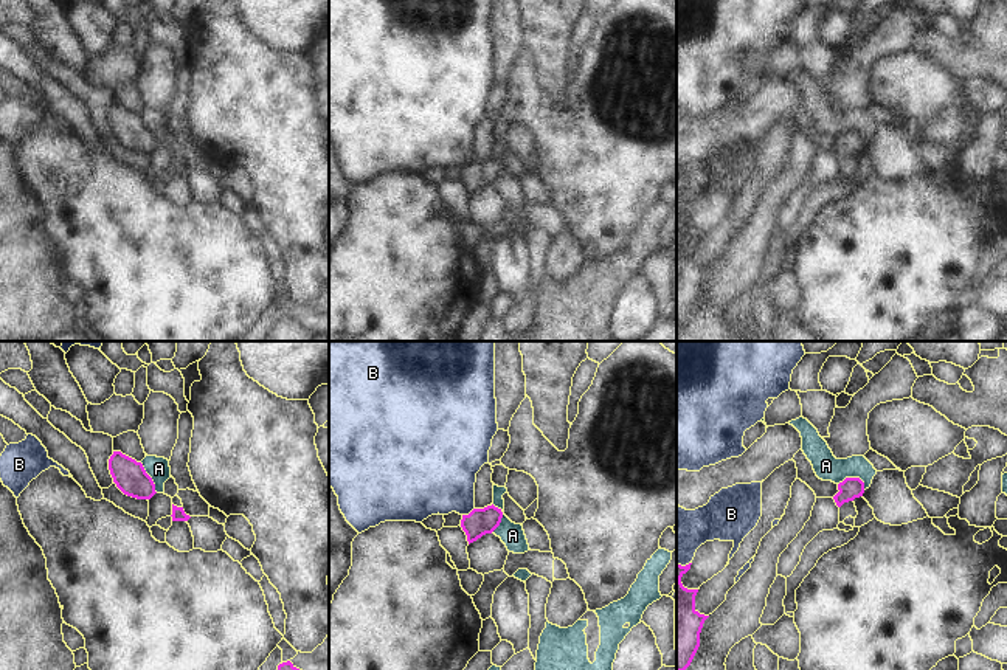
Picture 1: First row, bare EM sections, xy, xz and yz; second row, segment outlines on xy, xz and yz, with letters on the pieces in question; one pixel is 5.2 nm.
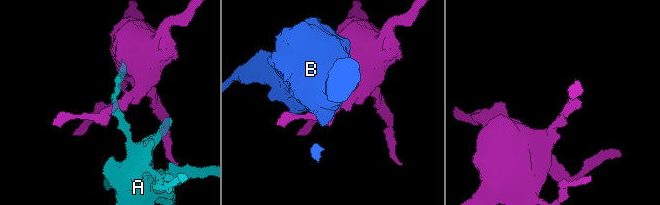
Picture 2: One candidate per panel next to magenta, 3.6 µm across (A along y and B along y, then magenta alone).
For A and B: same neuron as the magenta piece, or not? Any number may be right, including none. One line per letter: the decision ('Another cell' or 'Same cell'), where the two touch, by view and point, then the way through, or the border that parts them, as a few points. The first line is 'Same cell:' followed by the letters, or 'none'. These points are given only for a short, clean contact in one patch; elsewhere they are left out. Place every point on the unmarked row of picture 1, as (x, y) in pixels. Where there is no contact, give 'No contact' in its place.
Same cell: none
A: Another cell. Touches magenta at xz (501, 169). Boundary: xz (492, 155), (501, 165), (501, 174), (491, 185)
B: Another cell. Touches magenta at xz (469, 166). Boundary: xz (474, 160), (463, 168).

